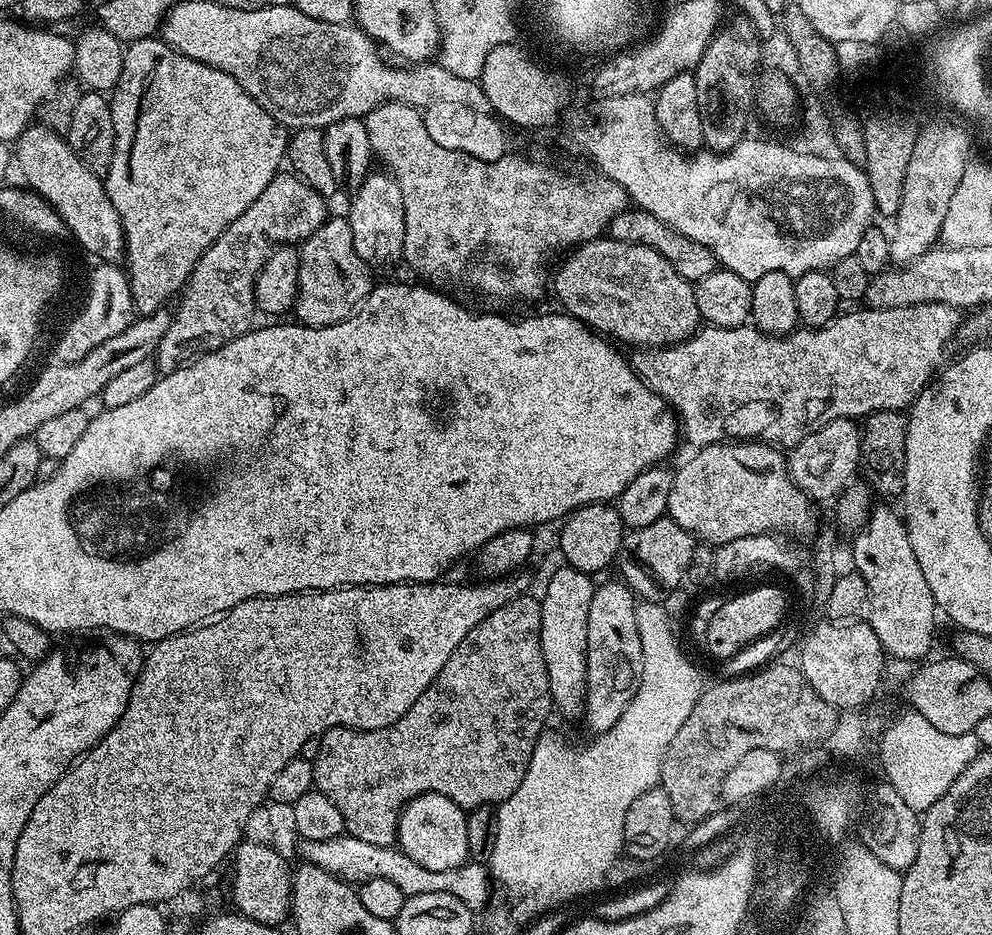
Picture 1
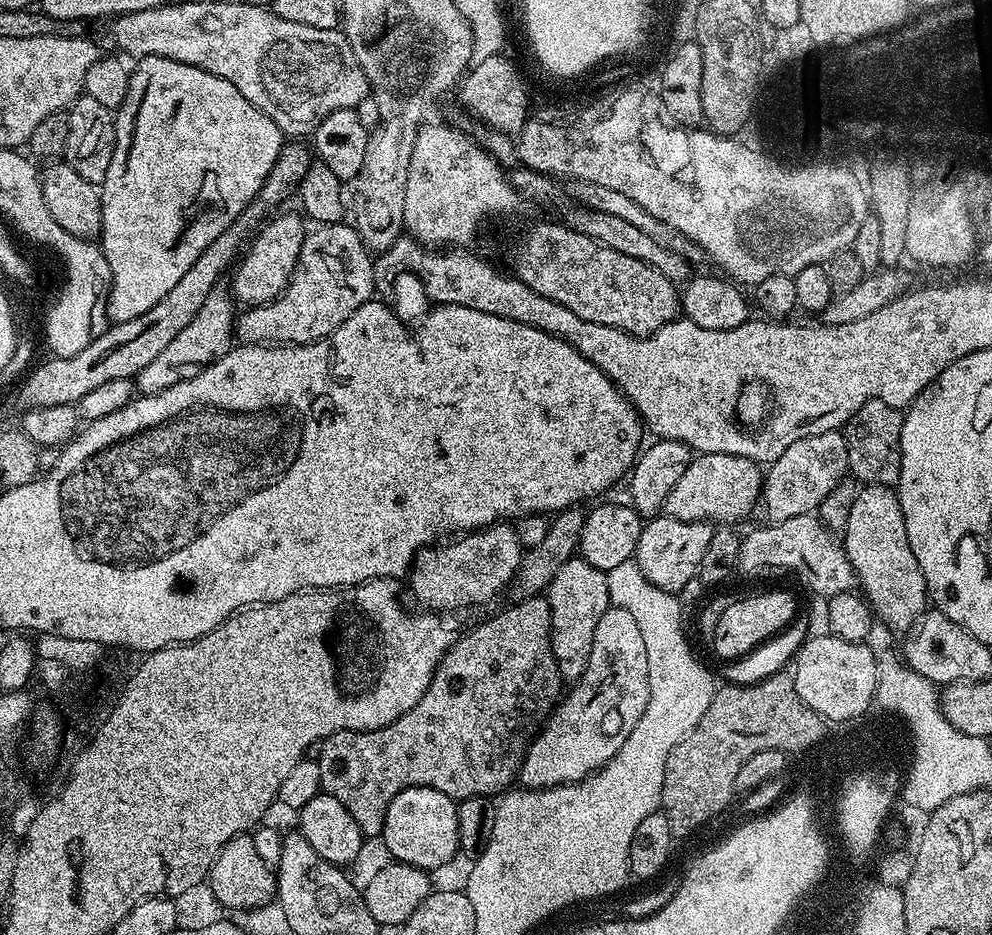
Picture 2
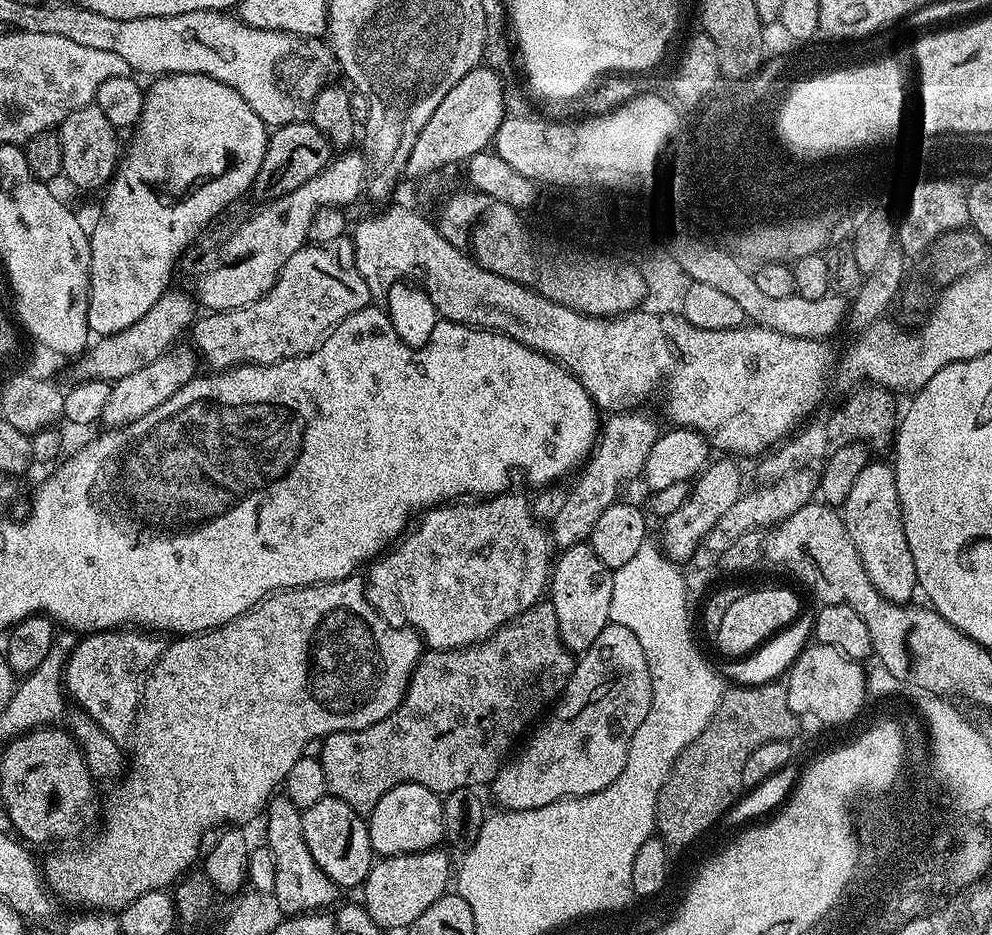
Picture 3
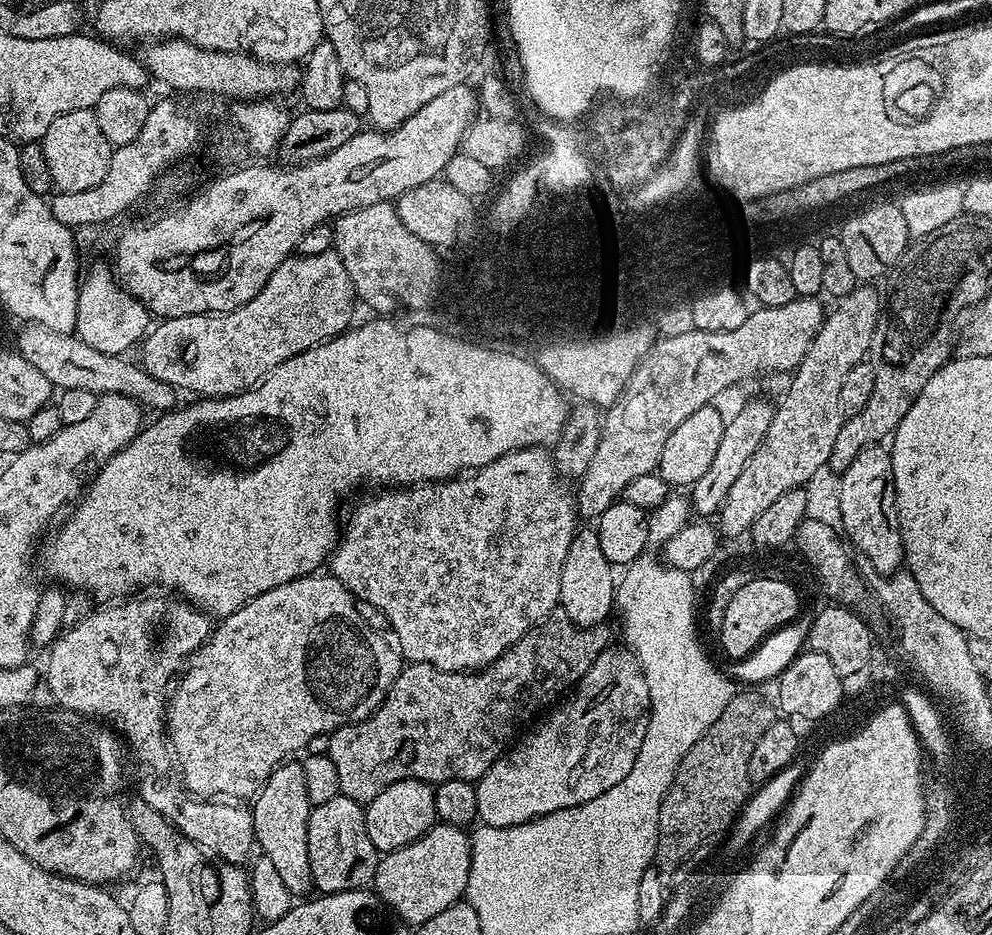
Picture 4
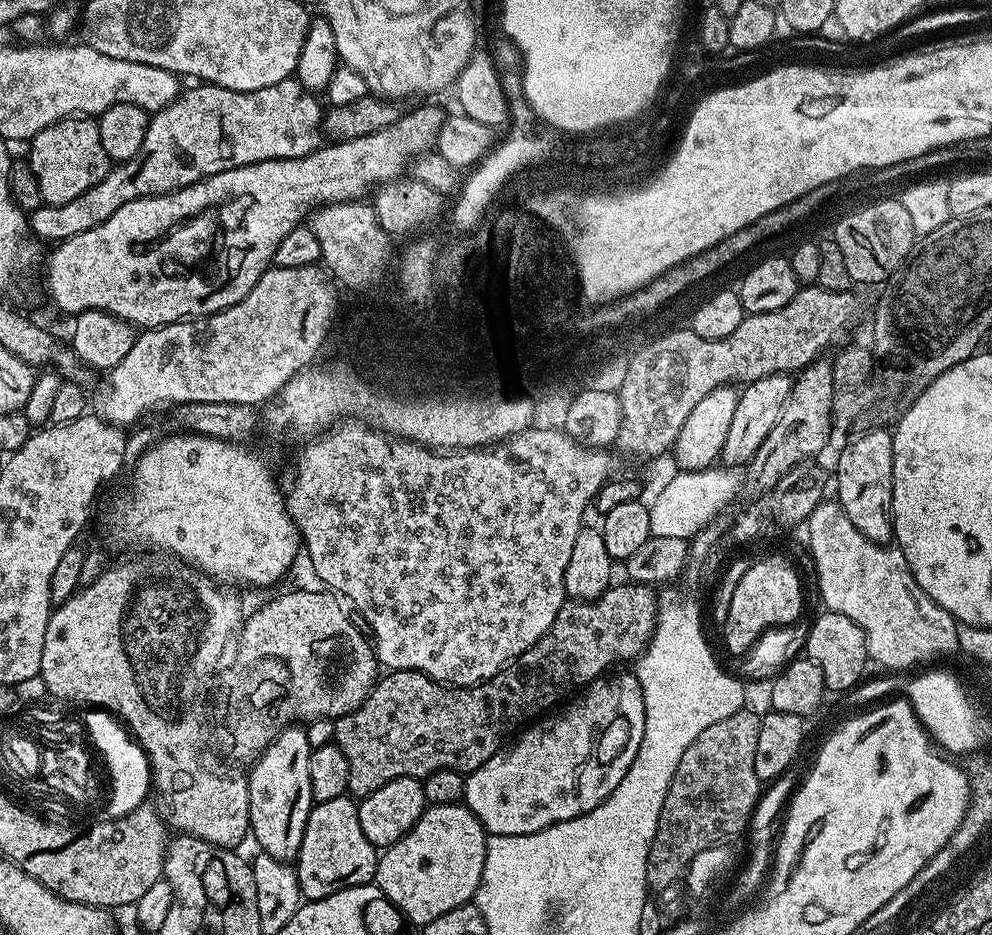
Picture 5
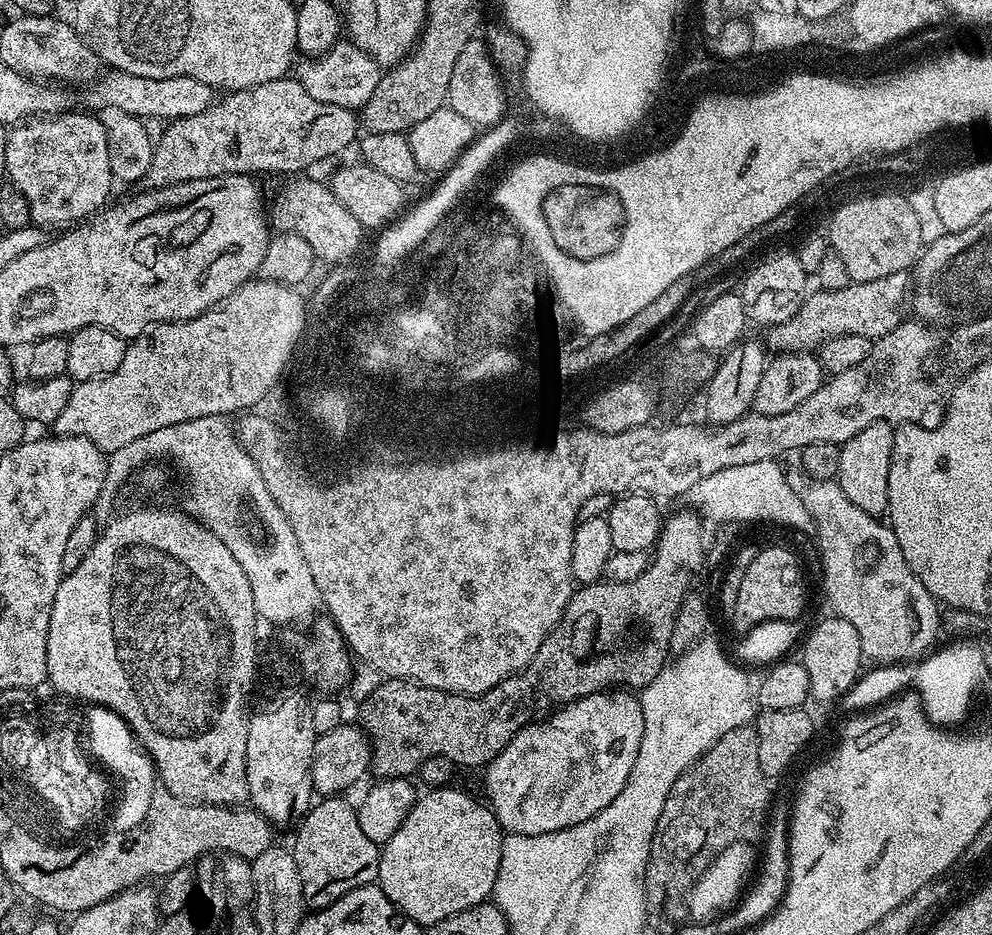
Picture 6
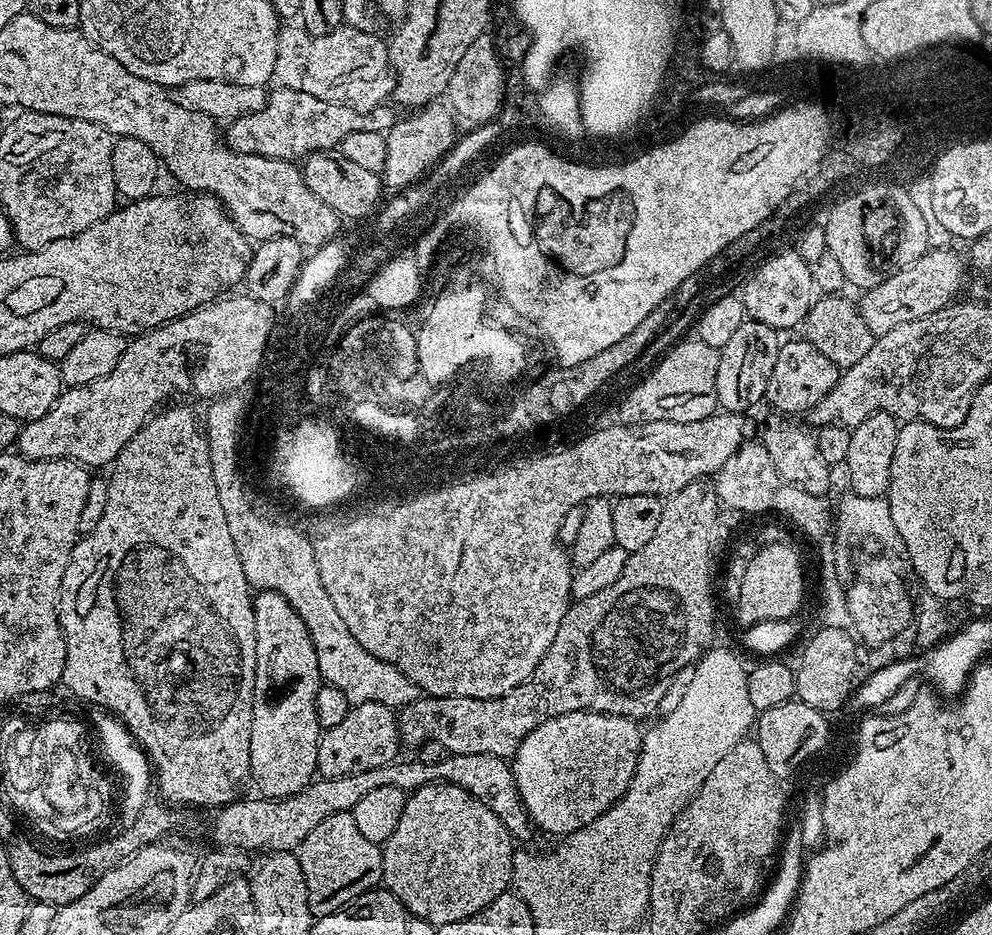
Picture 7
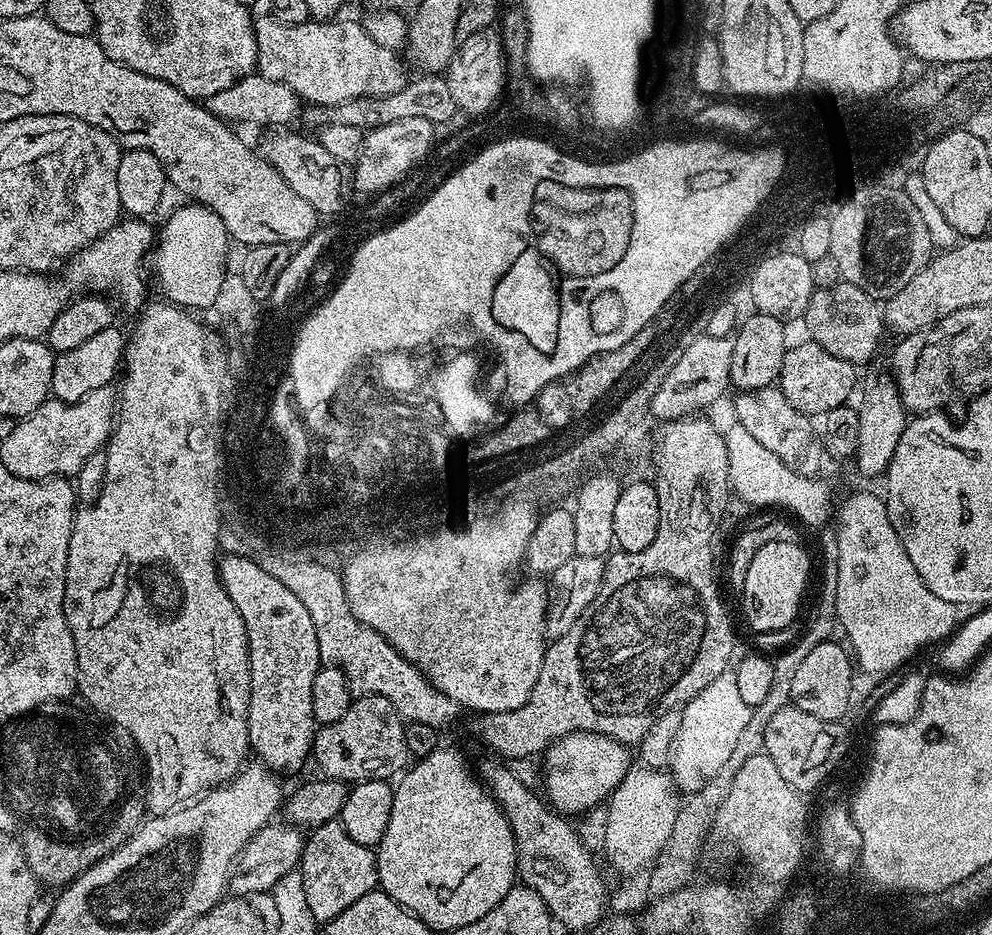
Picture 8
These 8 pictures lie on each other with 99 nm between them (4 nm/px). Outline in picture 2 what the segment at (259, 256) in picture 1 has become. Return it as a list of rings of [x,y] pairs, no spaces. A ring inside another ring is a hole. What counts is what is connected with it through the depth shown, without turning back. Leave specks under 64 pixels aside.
[[[217,286],[202,302],[202,308],[198,314],[186,326],[186,330],[178,333],[178,338],[154,358],[154,362],[149,362],[142,366],[142,370],[134,378],[134,388],[137,393],[149,396],[155,392],[166,390],[174,386],[179,380],[185,380],[187,376],[192,376],[206,364],[213,364],[218,358],[222,358],[228,353],[228,349],[234,344],[234,315],[232,316],[233,297],[229,289]]]

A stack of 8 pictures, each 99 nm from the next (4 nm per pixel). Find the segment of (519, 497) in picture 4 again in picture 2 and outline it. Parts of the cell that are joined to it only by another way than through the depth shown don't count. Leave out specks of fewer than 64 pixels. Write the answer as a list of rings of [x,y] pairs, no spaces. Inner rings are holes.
[[[511,523],[489,524],[487,528],[449,539],[445,544],[448,544],[445,548],[421,548],[410,569],[412,592],[420,603],[417,605],[433,613],[445,614],[456,612],[459,608],[476,608],[479,604],[488,604],[495,596],[503,592],[505,595],[506,589],[516,579],[522,545],[520,535]]]

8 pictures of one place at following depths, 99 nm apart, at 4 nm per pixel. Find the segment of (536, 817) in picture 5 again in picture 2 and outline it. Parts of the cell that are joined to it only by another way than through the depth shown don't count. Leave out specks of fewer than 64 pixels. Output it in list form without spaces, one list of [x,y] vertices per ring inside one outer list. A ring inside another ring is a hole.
[[[610,606],[606,614],[598,618],[598,626],[594,630],[594,646],[590,646],[590,662],[586,662],[586,670],[569,688],[572,689],[569,692],[567,689],[562,703],[553,708],[551,716],[544,721],[528,745],[528,751],[518,773],[519,783],[524,783],[521,785],[525,789],[553,788],[559,784],[577,784],[580,780],[586,779],[599,768],[608,765],[610,758],[614,758],[618,750],[622,750],[630,730],[638,726],[646,710],[650,686],[642,630],[638,630],[638,622],[634,622],[634,617],[630,613]]]

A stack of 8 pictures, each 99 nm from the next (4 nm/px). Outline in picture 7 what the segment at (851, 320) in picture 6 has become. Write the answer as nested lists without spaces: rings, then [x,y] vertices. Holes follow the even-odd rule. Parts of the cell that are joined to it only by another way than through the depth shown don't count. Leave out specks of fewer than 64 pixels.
[[[951,247],[931,249],[925,252],[922,258],[918,258],[914,262],[910,262],[910,266],[906,266],[901,272],[895,272],[894,275],[892,275],[890,278],[886,278],[878,286],[867,289],[867,291],[865,291],[863,295],[861,295],[864,297],[862,297],[861,300],[858,300],[859,310],[863,315],[866,326],[870,328],[870,330],[876,335],[876,337],[881,336],[882,334],[886,334],[890,330],[894,330],[894,326],[902,326],[902,322],[914,322],[914,318],[926,318],[926,314],[934,314],[938,310],[942,310],[944,307],[946,307],[946,305],[953,303],[953,301],[955,301],[957,297],[959,297],[956,295],[959,294],[960,287],[962,287],[964,284],[964,268],[966,272],[966,264],[965,261],[964,264],[962,261],[960,261],[960,256],[958,253],[952,251],[953,249]]]

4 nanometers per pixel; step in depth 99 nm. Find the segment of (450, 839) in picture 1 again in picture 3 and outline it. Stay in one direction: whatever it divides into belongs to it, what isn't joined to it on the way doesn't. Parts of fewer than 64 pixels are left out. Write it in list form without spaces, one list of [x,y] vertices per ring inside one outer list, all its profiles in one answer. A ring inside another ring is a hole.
[[[399,784],[382,794],[378,806],[366,816],[373,853],[383,858],[402,852],[428,852],[437,847],[445,839],[443,806],[443,799],[421,784]]]

